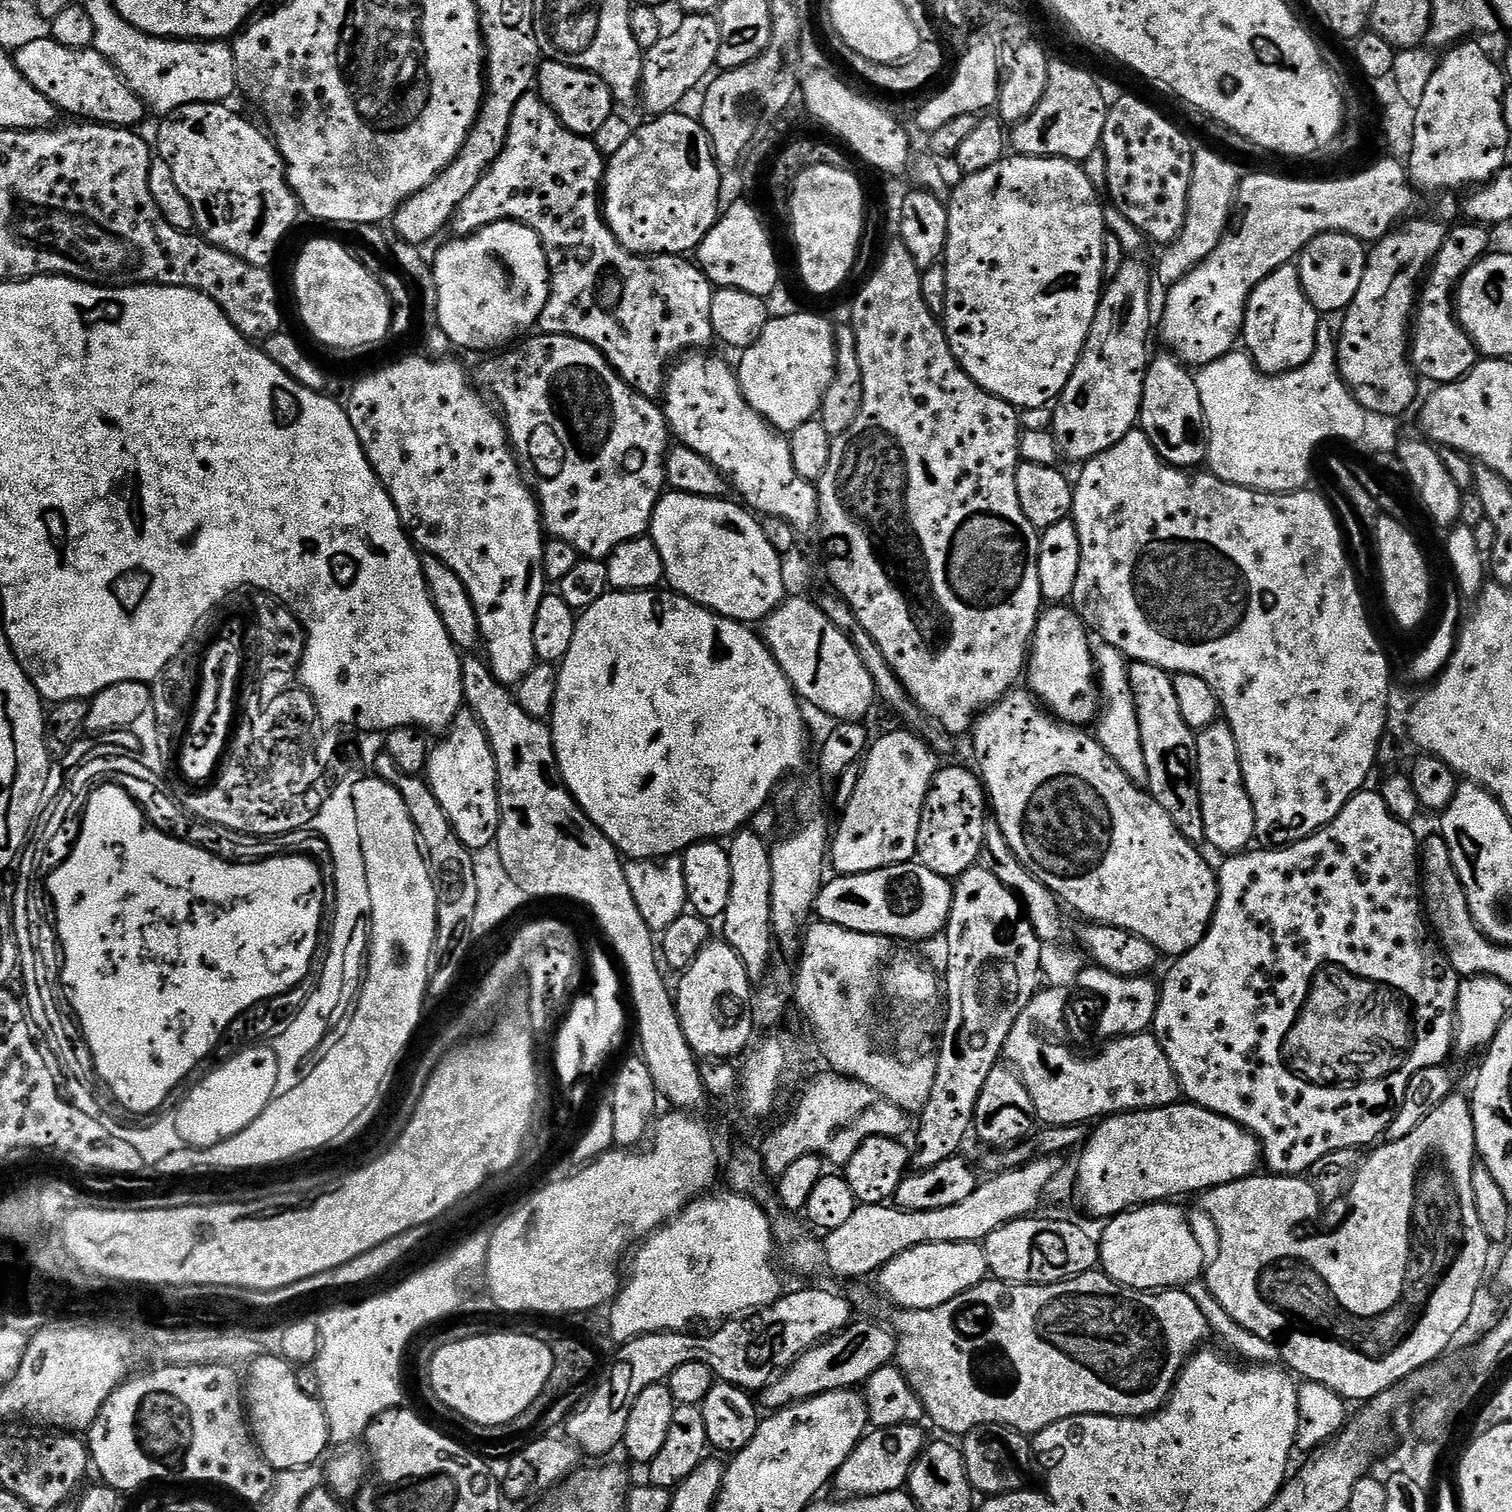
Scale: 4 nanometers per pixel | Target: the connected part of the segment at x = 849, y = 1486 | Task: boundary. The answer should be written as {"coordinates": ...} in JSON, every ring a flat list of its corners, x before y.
{"coordinates":[[920,1424,872,1428,836,1472,834,1488,840,1491,837,1493,841,1497,851,1498,901,1491,907,1485,908,1475,912,1472,912,1463,920,1457,926,1447,922,1429]]}

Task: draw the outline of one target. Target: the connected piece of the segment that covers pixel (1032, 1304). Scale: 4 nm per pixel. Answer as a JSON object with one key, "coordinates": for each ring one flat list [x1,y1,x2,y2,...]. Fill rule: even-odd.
{"coordinates":[[1093,1270,1057,1284,1006,1284,1003,1280,986,1278,978,1286,958,1294,958,1298,950,1298,950,1302,937,1308,909,1308,895,1314,897,1316,890,1321,897,1341,895,1367,899,1368,900,1373,907,1377,912,1388,919,1394,927,1419,932,1419,942,1431,953,1432,957,1438,986,1424,1004,1424,1021,1434,1035,1434,1071,1416,1151,1416,1167,1404,1185,1363,1196,1355,1203,1345,1200,1343,1210,1336,1206,1318,1202,1310,1198,1310,1198,1305,1194,1303,1194,1298,1190,1298,1188,1291,1129,1290,1100,1270]]}

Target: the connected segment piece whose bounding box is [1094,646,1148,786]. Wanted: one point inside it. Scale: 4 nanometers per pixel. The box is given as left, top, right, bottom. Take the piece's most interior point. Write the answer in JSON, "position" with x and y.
{"position":[1118,733]}

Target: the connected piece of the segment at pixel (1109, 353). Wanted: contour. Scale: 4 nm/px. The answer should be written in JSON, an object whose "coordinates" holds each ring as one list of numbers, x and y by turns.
{"coordinates":[[1132,258,1125,259,1117,276,1107,281,1080,361,1055,401,1050,431,1056,437,1056,445,1065,461,1090,461,1110,450,1110,446,1137,427,1144,393,1144,373,1150,363,1148,335,1154,332,1154,276,1146,265,1135,262]]}

